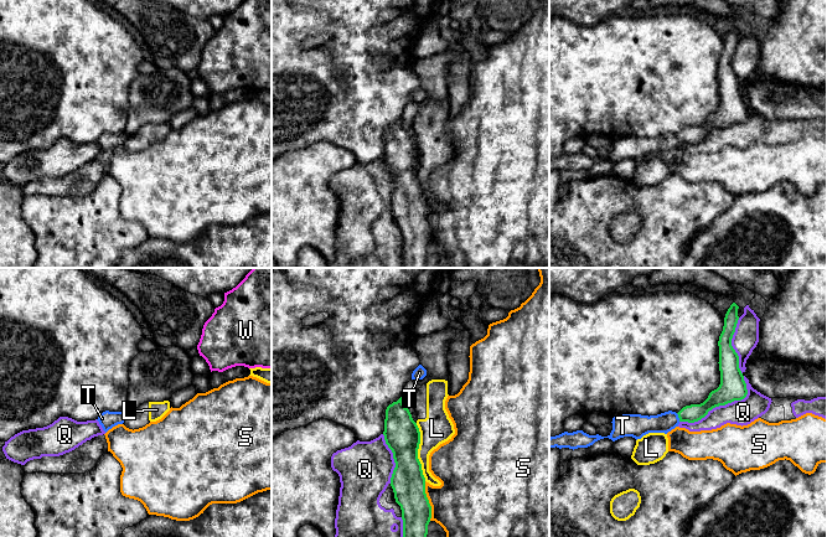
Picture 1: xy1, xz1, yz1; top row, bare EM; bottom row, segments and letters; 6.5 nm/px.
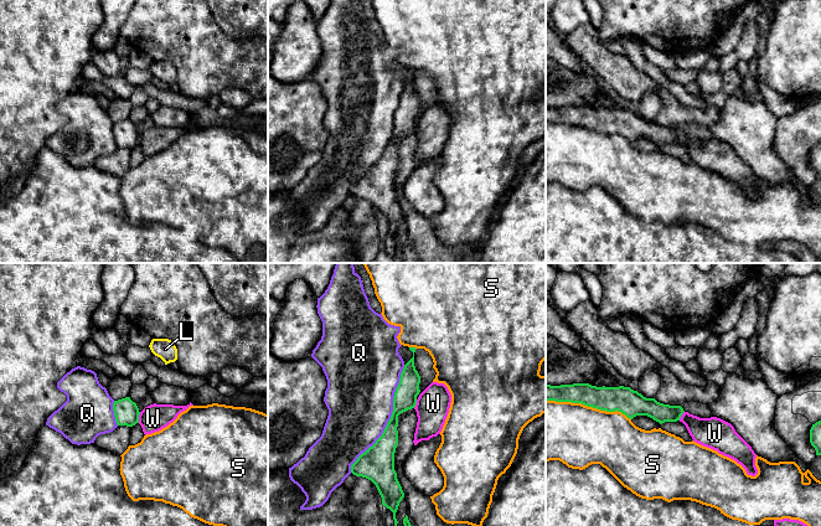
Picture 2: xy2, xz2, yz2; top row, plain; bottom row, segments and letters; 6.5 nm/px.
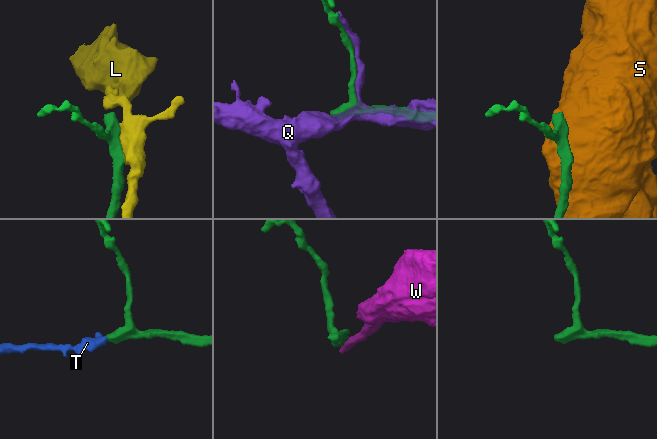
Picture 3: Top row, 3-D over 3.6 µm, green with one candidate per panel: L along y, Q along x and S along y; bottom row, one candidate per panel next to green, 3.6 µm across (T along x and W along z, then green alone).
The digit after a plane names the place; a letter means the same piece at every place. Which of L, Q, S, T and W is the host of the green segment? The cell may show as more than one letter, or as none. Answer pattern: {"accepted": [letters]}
{"accepted": ["T"]}

